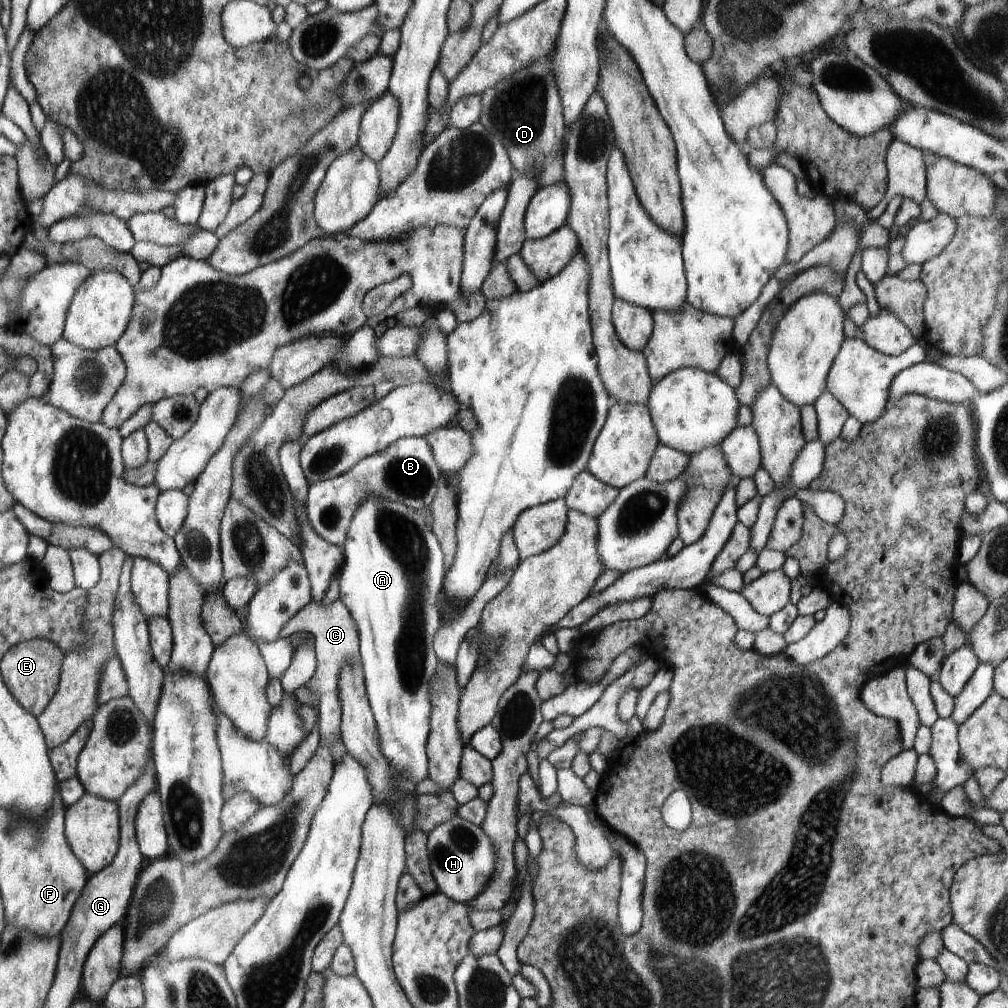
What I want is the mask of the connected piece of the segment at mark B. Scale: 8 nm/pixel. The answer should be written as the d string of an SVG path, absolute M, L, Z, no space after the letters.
M424 437L399 438L378 454L363 458L348 472L324 482L309 484L306 496L308 520L316 534L328 544L342 547L358 506L368 496L380 496L384 500L404 504L416 512L428 509L438 490L441 472Z

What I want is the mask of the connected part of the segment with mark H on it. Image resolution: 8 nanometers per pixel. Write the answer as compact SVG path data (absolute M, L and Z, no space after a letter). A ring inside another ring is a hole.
M459 816L440 822L427 833L429 865L437 890L459 903L468 903L484 890L496 870L496 850L480 826Z

